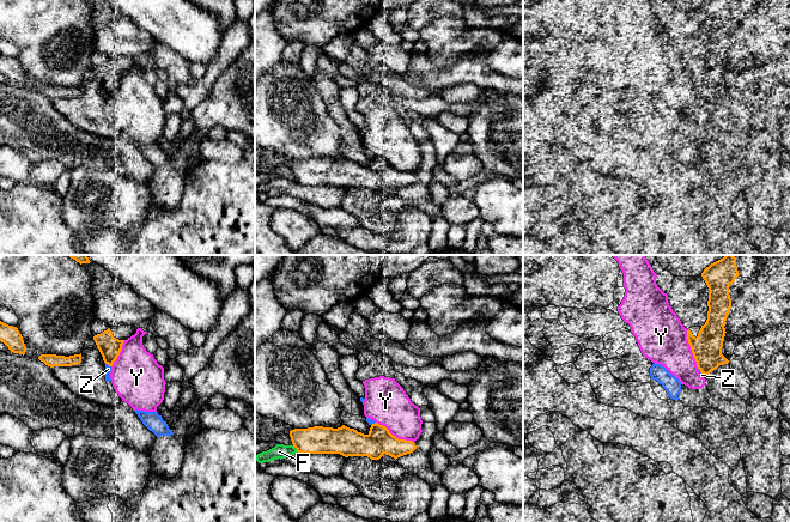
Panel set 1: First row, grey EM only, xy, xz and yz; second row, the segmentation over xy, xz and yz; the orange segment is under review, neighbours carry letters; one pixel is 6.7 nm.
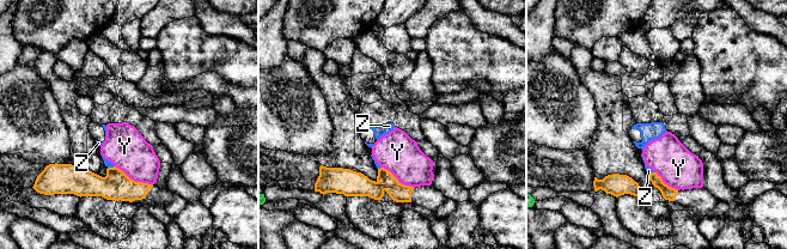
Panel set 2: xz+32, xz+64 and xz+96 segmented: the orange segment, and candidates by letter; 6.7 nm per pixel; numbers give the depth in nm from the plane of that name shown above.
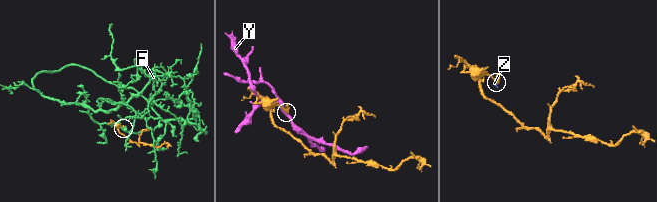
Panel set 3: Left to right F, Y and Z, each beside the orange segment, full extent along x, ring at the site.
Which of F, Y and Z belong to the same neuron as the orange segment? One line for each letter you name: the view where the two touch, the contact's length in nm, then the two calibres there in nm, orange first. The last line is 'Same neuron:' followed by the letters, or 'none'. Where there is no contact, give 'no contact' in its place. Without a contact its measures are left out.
Same neuron: none

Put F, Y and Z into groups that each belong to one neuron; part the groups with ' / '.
F / Y Z

